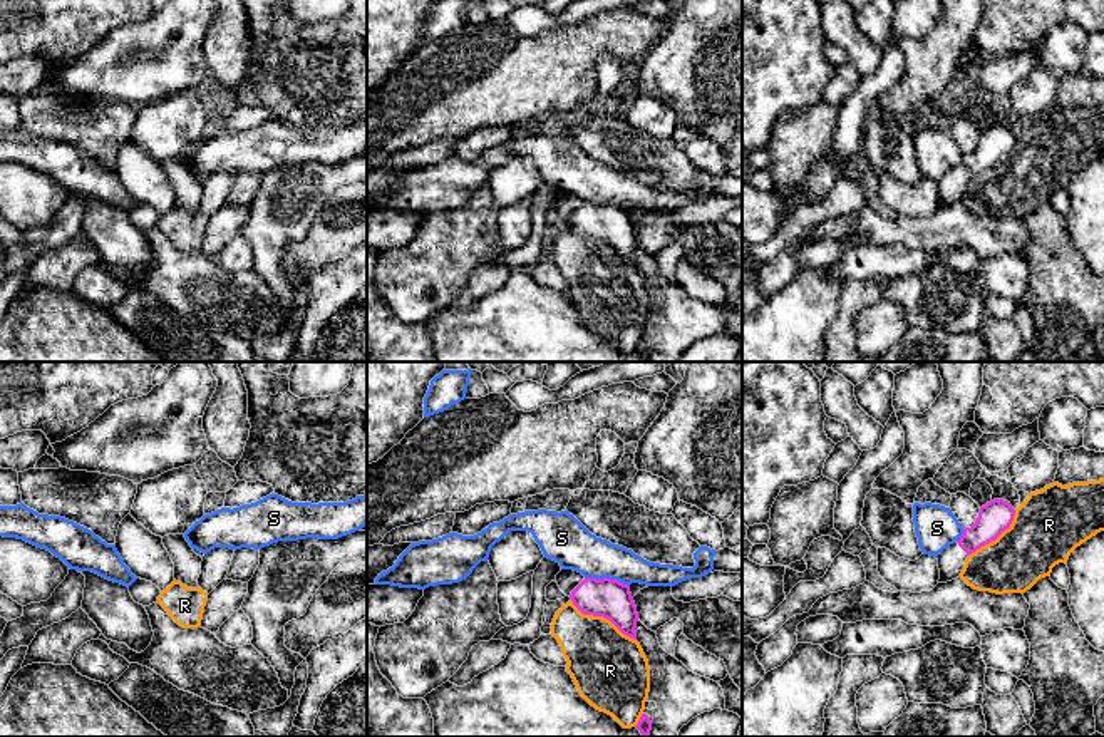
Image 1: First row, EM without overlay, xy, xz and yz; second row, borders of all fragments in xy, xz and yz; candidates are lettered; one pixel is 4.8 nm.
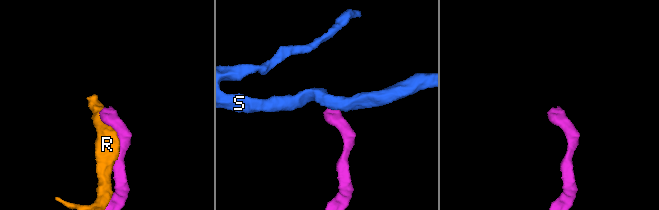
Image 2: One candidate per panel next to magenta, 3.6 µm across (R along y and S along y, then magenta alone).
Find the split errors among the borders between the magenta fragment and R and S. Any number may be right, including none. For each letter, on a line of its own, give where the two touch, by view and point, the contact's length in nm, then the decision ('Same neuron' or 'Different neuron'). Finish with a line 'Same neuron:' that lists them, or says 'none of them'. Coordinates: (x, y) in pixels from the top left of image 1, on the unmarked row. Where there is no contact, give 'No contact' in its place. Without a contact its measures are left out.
R: Touches magenta at xz (603, 242). Shared border 380 nm. Different neuron
S: Touches magenta at xz (607, 203). Shared border 220 nm. Different neuron
Same neuron: none of them

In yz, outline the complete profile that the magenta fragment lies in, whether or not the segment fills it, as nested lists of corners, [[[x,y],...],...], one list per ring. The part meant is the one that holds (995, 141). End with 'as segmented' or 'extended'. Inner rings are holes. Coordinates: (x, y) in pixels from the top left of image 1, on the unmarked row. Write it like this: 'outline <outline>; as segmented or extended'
outline [[[993,124],[982,131],[975,149],[965,152],[960,164],[936,181],[940,194],[938,208],[957,204],[967,183],[1009,154],[1014,141],[1015,134],[1003,124]]]; extended

